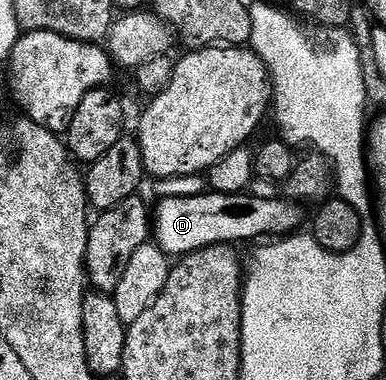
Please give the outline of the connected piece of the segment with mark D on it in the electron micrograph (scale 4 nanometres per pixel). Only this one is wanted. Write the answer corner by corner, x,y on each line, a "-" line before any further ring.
213,190
205,196
168,196
154,208
154,240
160,243
166,255
183,258
189,252
200,252
203,248
213,248
215,244
236,246
239,240
256,240
259,236
280,238
301,229
305,209
296,201
280,196
248,195

